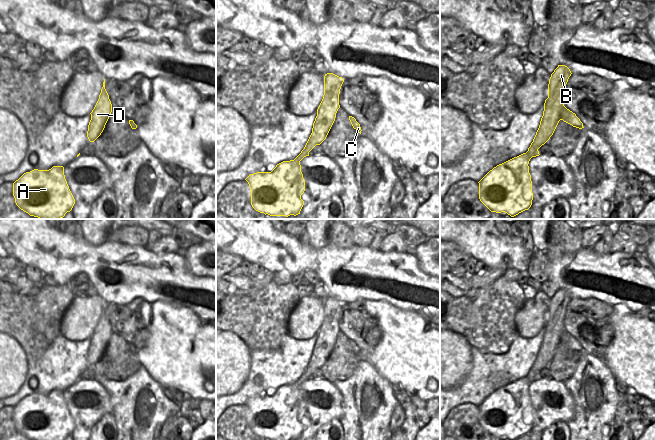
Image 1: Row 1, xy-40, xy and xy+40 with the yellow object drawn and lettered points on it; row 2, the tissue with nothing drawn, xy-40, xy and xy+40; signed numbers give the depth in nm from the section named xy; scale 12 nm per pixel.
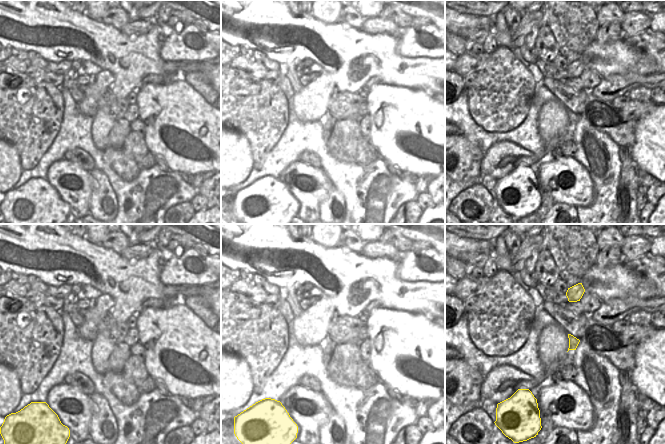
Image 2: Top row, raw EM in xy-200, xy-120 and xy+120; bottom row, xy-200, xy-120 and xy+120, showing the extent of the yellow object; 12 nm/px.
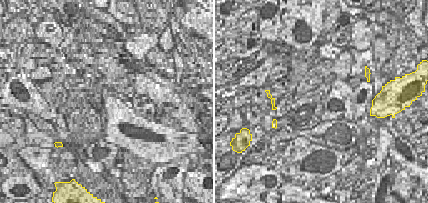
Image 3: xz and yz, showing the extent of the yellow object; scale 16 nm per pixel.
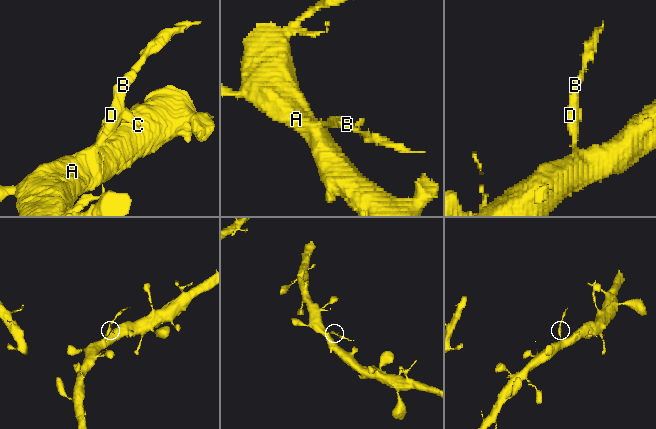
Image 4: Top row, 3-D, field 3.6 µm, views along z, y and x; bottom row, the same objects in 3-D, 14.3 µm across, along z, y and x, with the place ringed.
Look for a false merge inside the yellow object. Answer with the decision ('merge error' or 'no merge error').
merge error

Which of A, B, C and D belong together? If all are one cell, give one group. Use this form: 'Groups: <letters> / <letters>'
Groups: A / B C D.

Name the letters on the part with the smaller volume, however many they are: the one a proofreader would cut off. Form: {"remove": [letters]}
{"remove": ["B", "C", "D"]}

